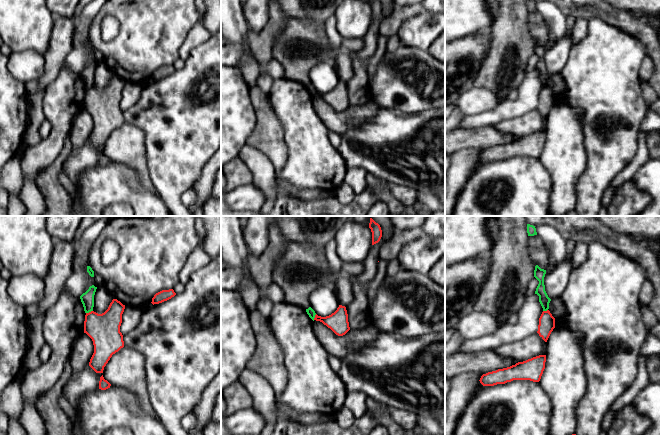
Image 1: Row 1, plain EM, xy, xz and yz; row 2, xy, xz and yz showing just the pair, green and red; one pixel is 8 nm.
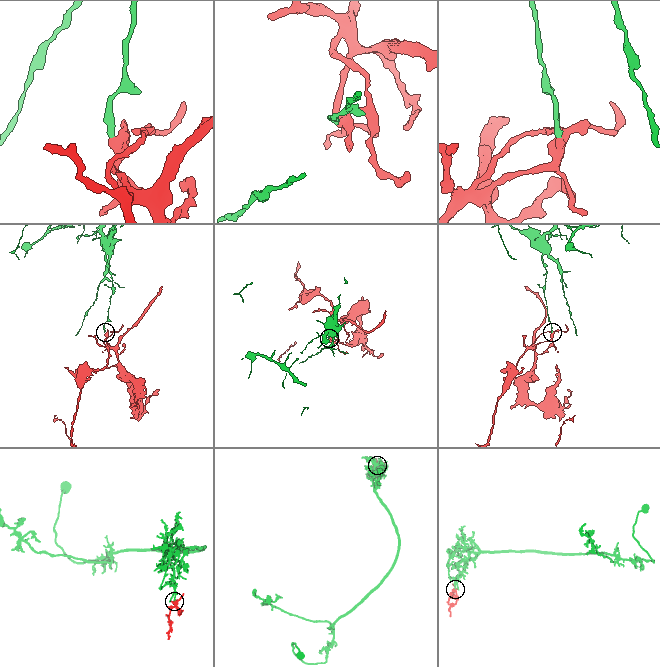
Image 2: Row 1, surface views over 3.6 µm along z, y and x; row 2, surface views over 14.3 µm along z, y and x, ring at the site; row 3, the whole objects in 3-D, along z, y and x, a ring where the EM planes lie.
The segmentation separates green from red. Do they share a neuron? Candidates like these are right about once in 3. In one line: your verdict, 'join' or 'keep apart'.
keep apart

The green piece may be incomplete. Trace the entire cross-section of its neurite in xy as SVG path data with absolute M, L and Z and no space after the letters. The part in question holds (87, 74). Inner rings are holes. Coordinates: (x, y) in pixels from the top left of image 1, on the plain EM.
M94 61L90 62L89 65L80 72L81 78L84 83L85 89L93 87L94 83L94 71L97 63Z

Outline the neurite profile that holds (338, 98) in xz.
M342 81L329 92L321 93L316 90L314 96L322 98L338 112L343 112L350 106L347 86Z

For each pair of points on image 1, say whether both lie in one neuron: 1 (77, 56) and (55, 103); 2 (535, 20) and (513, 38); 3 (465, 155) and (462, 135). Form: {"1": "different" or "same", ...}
{"1": "different", "2": "different", "3": "different"}

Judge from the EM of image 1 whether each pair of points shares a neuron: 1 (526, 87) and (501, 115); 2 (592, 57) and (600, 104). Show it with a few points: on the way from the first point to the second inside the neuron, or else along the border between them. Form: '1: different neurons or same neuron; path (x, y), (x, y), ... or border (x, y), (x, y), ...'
1: same neuron; path (526, 95), (512, 109), (509, 109)
2: same neuron; path (600, 69), (600, 92)

